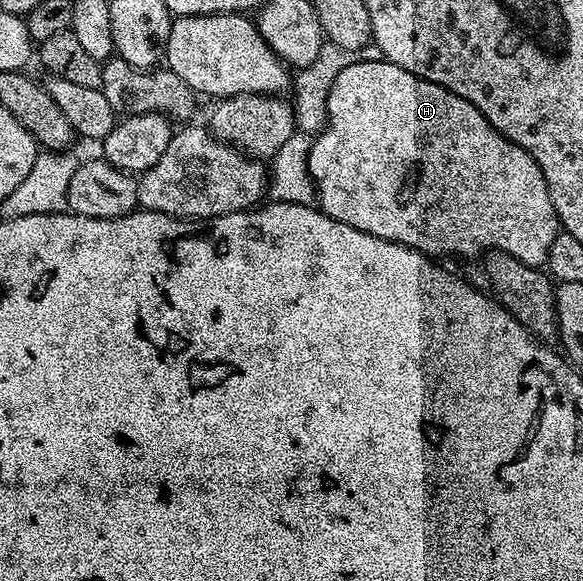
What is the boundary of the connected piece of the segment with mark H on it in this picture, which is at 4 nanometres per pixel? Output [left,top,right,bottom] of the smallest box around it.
[307,58,560,268]

